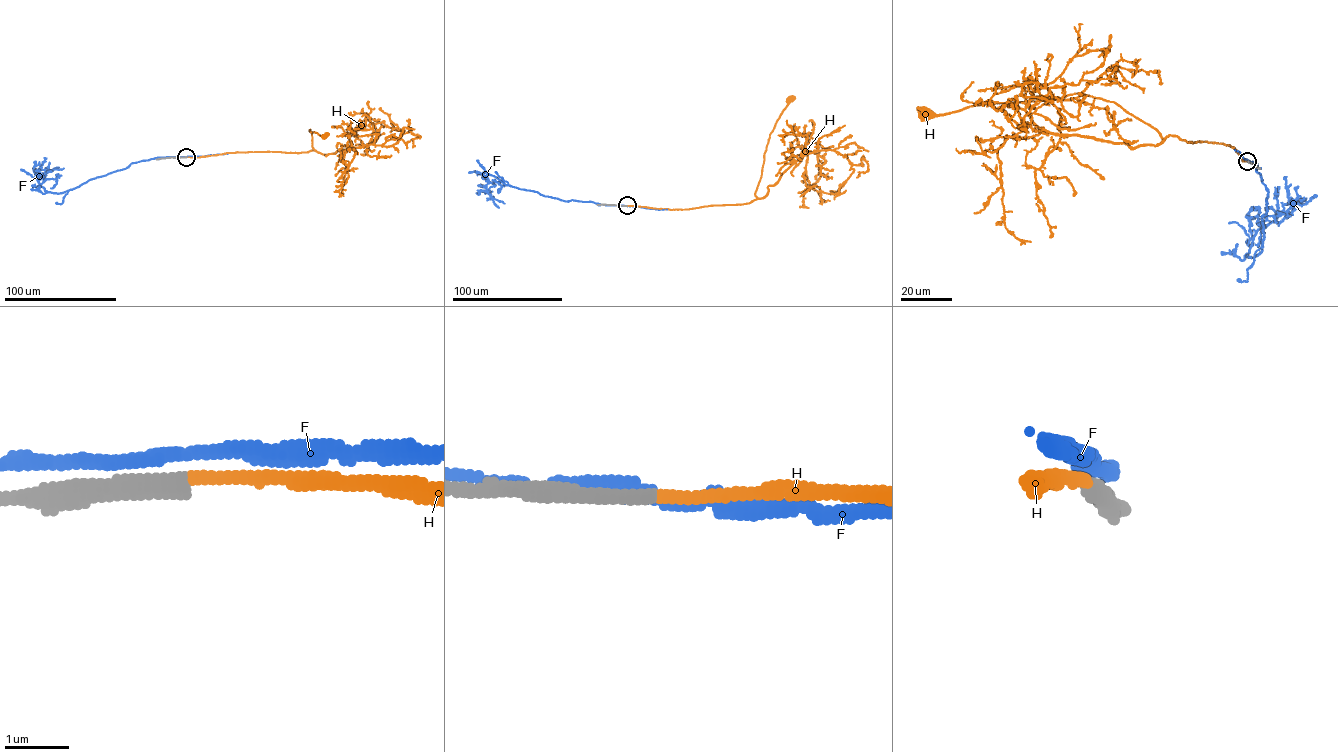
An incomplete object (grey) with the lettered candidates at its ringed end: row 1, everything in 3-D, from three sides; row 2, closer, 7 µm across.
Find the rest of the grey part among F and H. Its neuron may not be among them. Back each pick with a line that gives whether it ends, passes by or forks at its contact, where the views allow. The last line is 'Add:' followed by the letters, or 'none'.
H: it ends
Add: H

